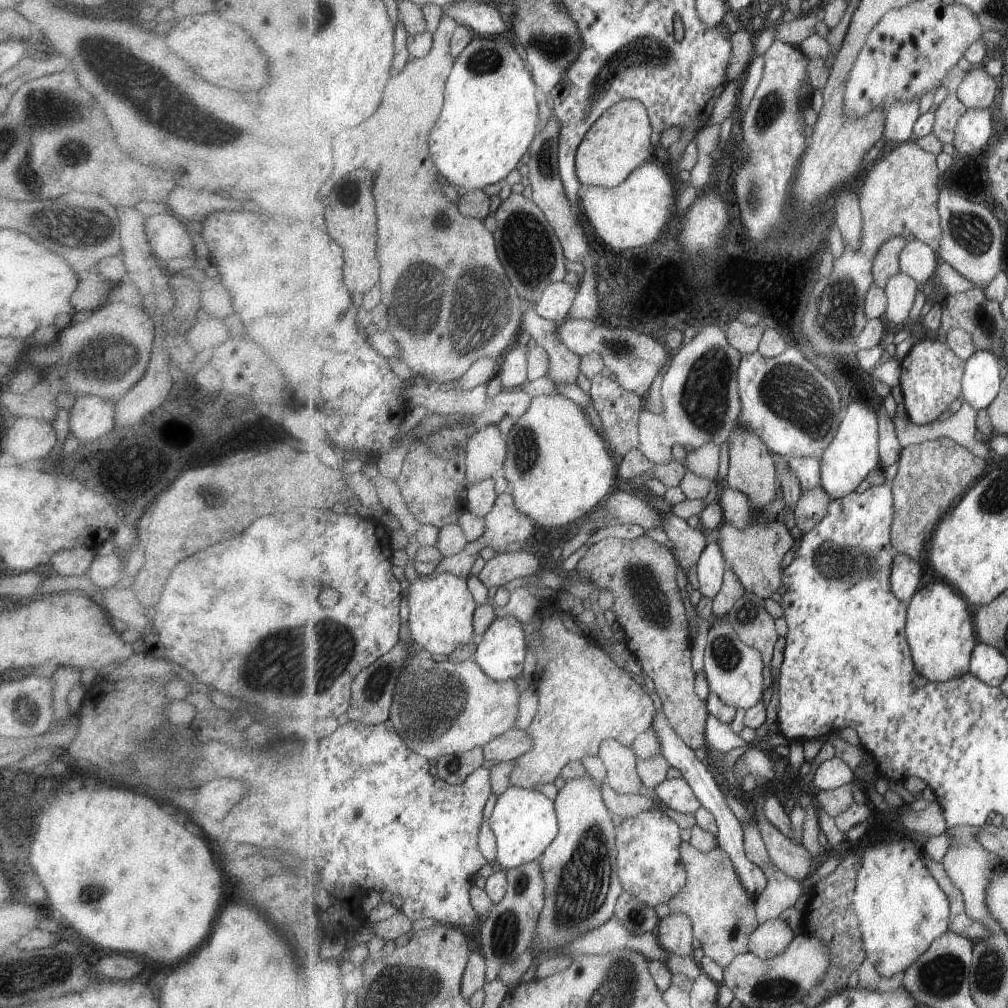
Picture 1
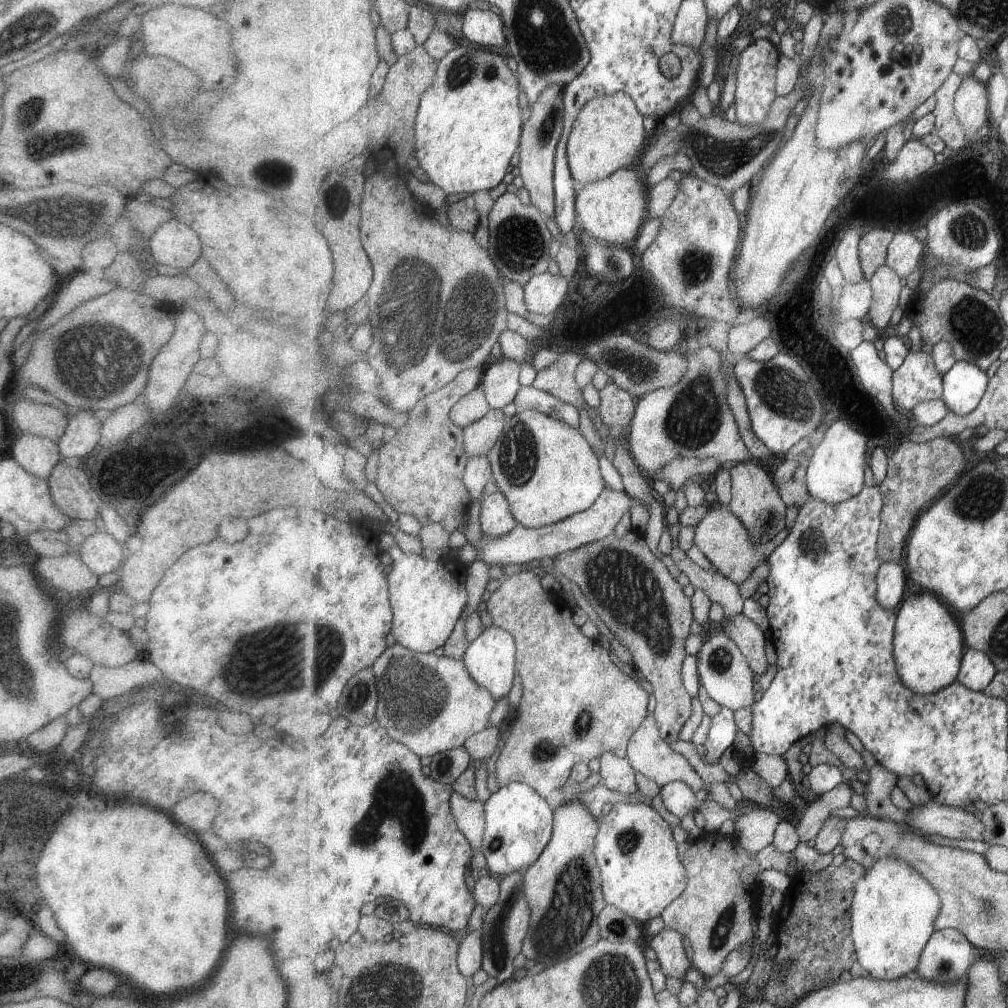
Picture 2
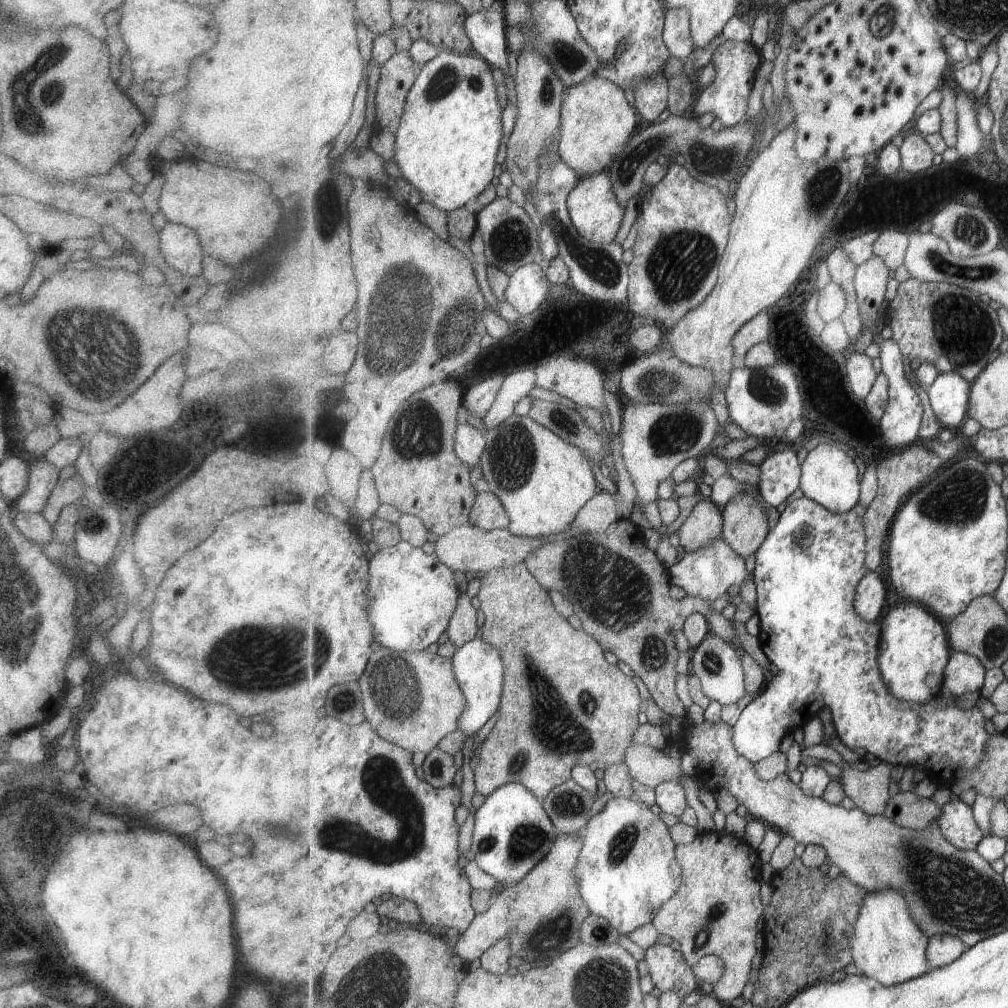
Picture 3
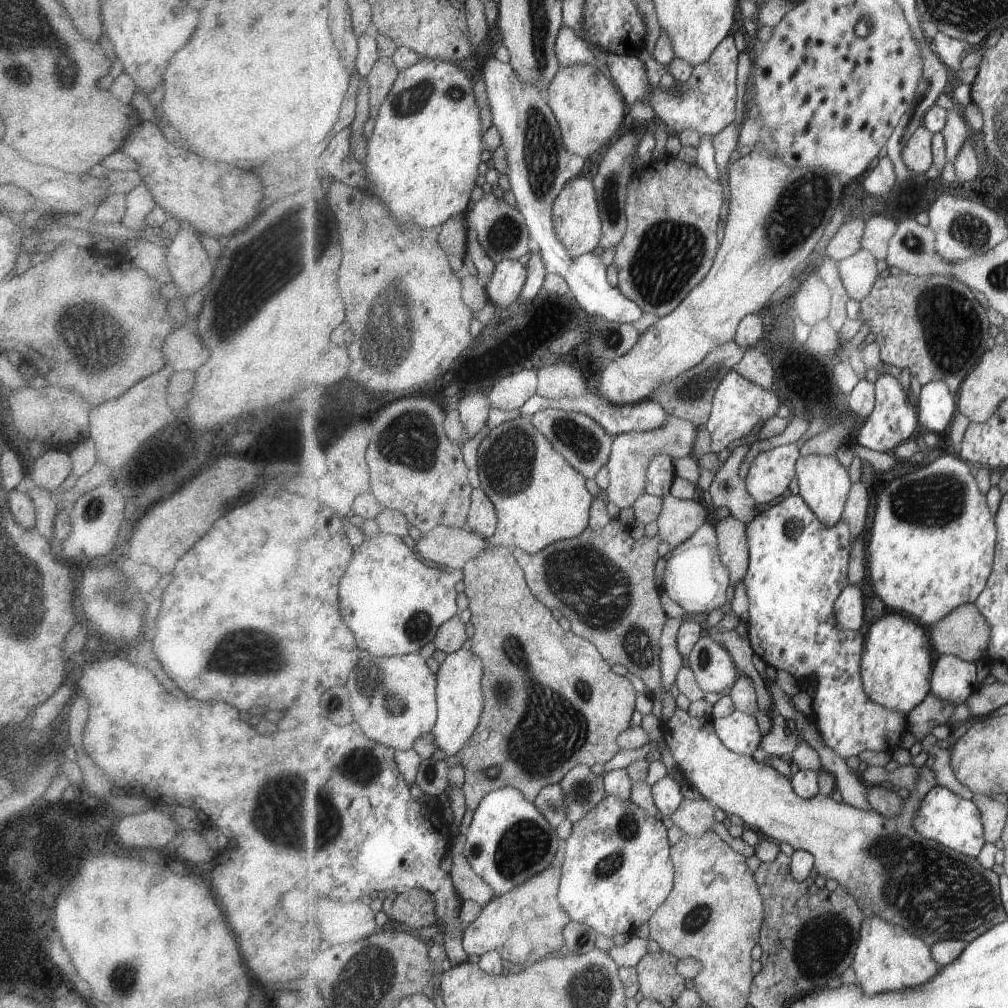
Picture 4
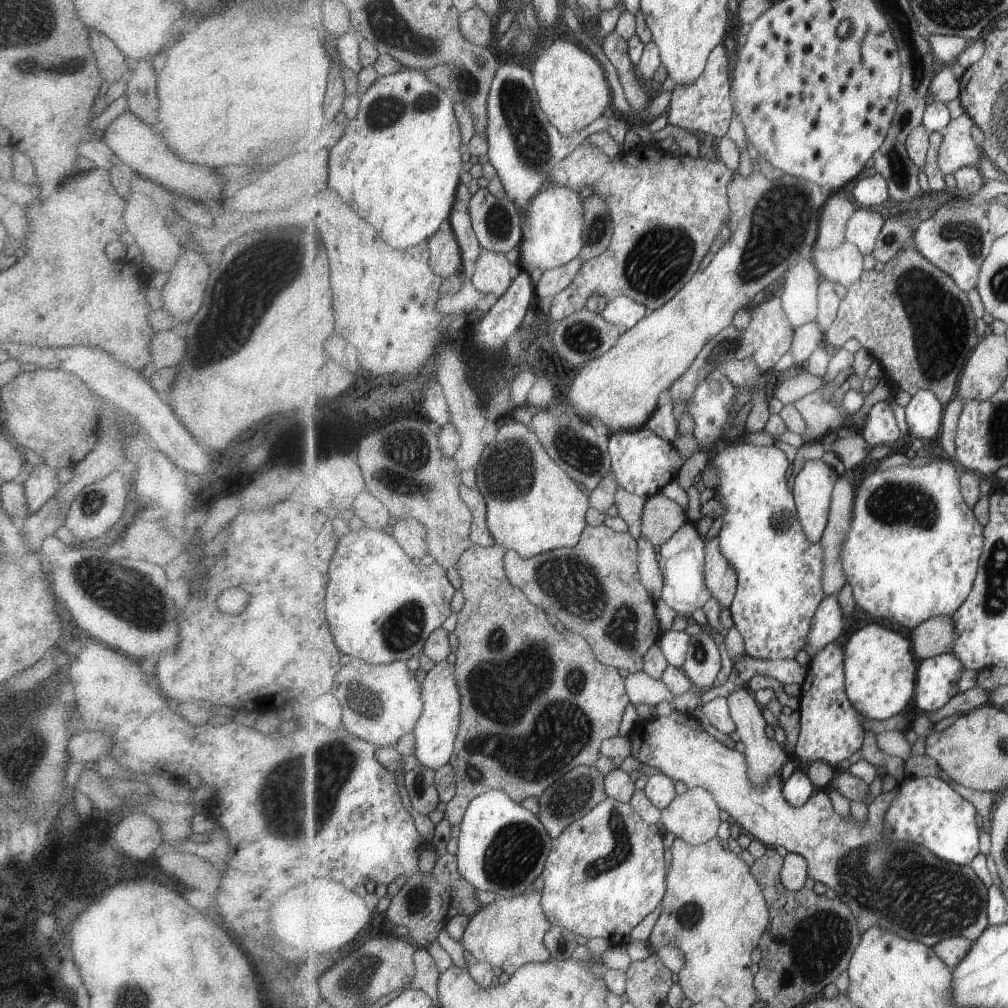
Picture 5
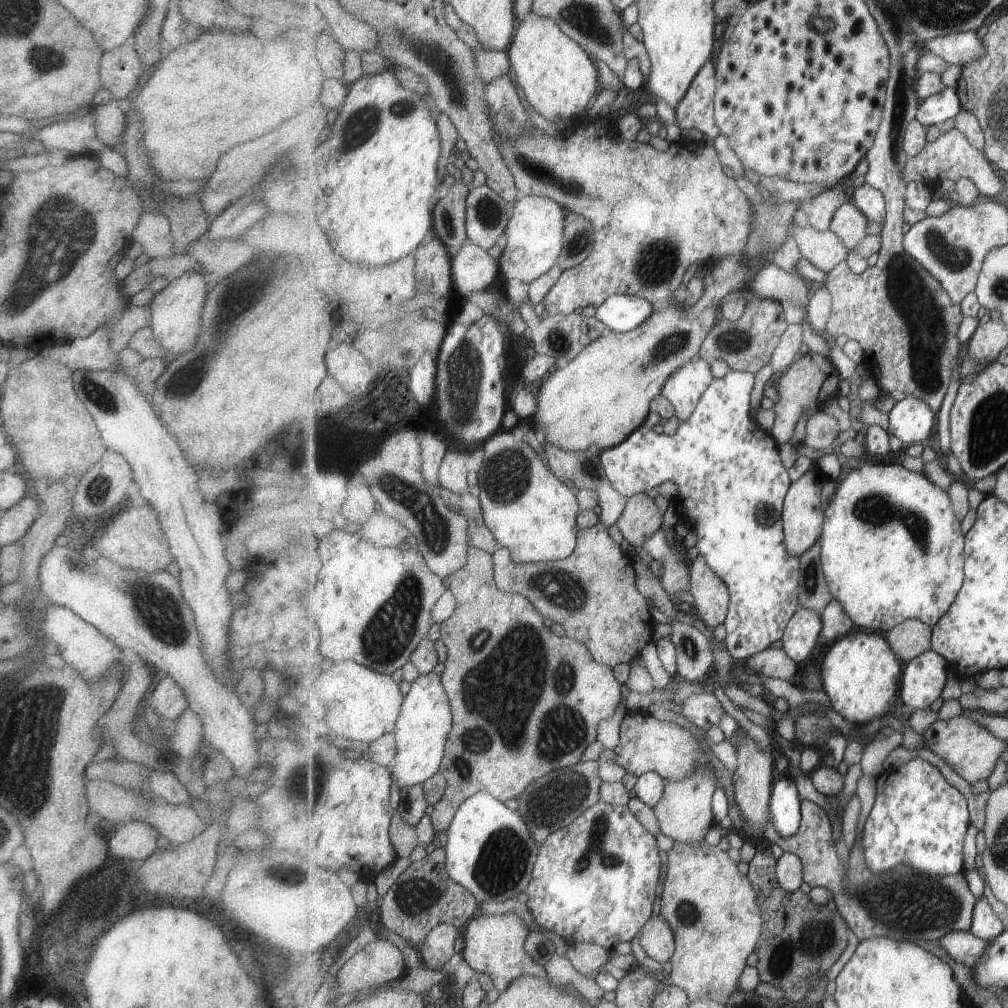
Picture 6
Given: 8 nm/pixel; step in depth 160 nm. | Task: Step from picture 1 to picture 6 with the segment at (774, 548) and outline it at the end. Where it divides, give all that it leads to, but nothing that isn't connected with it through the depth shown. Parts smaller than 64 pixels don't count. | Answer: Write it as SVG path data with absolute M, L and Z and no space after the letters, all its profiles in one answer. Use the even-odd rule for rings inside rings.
M639 493L628 497L624 513L616 525L624 538L639 550L665 522L653 497L647 493Z

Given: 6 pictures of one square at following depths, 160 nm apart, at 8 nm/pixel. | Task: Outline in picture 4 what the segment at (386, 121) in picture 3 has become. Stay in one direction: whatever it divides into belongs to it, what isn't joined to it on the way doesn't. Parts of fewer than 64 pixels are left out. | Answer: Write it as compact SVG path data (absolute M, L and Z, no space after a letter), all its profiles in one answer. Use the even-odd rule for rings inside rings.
M381 57L367 77L369 84L370 117L377 119L382 102L389 96L401 71L393 57Z

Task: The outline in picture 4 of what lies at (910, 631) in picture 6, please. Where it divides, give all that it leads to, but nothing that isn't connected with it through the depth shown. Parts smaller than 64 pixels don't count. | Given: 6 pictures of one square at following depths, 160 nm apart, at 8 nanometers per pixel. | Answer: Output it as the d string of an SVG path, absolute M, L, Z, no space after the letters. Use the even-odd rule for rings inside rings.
M969 603L958 606L951 614L942 618L929 629L929 634L936 658L941 655L955 655L966 661L977 662L977 660L987 660L986 651L992 639L991 631L991 625L985 615L975 604Z

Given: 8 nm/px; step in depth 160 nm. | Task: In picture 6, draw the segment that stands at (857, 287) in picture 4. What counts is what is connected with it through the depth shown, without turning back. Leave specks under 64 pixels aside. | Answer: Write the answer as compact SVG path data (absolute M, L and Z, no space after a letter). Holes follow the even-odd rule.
M794 223L793 236L799 243L802 256L827 274L841 261L847 260L851 252L831 230L820 231L809 224L802 228Z

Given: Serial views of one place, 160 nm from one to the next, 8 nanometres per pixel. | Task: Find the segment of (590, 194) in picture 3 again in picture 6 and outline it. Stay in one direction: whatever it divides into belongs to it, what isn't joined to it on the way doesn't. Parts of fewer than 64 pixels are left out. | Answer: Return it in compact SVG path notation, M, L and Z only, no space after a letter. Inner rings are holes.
M539 195L521 196L512 206L508 224L509 246L501 258L501 272L507 280L519 278L523 282L536 281L558 264L558 258L566 245L565 210L559 202Z

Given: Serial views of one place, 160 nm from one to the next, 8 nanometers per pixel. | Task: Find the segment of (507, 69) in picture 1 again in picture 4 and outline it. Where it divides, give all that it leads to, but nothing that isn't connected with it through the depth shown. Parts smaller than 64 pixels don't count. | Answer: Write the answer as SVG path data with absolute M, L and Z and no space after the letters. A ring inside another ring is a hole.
M423 59L413 66L402 70L389 93L389 96L382 102L380 115L375 119L375 127L371 138L367 140L367 157L363 163L366 166L368 181L372 182L372 188L369 192L375 192L391 210L391 214L398 225L419 225L423 228L441 228L441 225L449 218L457 214L466 214L467 206L471 202L471 194L477 186L479 178L479 164L481 152L483 152L483 120L481 120L481 108L475 100L473 92L473 76L461 67L459 61L441 60L441 59Z

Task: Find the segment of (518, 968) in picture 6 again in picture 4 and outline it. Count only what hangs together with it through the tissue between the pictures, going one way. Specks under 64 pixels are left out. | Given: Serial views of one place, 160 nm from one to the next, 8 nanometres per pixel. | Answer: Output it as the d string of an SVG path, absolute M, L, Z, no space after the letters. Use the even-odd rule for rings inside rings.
M551 865L511 892L496 895L480 917L464 930L464 947L468 954L481 957L488 951L497 950L507 964L528 967L555 950L563 951L566 946L564 928L572 920L562 909L558 897L561 879L562 866Z

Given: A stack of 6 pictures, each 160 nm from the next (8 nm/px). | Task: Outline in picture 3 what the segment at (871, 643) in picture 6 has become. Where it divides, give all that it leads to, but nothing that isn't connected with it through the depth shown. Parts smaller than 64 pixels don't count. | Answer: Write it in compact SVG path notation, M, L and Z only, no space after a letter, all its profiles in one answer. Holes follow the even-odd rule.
M907 600L891 610L880 626L878 661L890 693L904 701L921 704L936 699L943 693L945 669L953 654L946 622L931 614L923 604Z

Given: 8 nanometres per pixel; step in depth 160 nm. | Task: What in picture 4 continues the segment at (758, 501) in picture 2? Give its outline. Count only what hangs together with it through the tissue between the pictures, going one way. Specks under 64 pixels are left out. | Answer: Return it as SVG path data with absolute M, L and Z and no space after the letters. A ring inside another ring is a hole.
M729 515L716 524L718 551L729 567L732 586L743 581L750 568L750 542L748 524Z

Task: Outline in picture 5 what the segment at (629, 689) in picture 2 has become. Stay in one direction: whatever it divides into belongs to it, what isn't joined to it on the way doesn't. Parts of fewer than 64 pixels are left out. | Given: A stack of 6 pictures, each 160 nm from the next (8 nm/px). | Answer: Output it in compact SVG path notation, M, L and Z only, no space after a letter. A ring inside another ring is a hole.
M473 544L464 552L457 564L462 580L460 588L464 592L466 603L457 614L458 620L454 631L459 640L455 666L456 679L462 696L462 723L456 740L456 749L450 760L450 763L455 767L458 784L456 795L453 800L447 803L445 810L451 826L460 825L463 822L473 799L484 792L499 789L500 791L508 792L517 802L523 802L525 798L539 796L544 793L549 786L557 782L561 776L565 776L570 770L581 765L595 766L595 762L602 755L601 745L605 740L616 737L619 734L619 726L621 726L625 708L631 704L629 694L625 690L625 678L619 674L618 668L602 663L597 658L592 646L583 636L579 636L579 634L575 634L571 630L559 632L549 622L547 614L541 608L537 608L533 602L529 602L529 598L525 596L525 591L512 585L505 568L506 549L504 545L495 544L484 547Z

